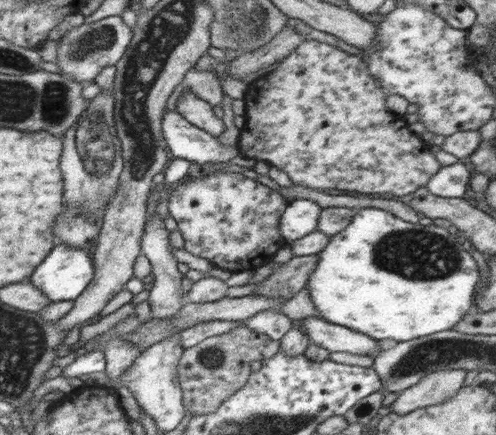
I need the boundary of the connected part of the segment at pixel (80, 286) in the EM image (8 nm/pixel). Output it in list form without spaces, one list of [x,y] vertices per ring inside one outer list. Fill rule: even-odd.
[[[58,244],[46,256],[46,260],[34,270],[30,282],[50,300],[50,303],[54,303],[64,300],[75,301],[92,281],[92,277],[94,277],[93,251],[74,248],[68,244]]]

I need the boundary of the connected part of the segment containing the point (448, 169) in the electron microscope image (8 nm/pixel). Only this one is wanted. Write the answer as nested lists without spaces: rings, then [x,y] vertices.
[[[464,164],[441,167],[430,180],[426,182],[428,190],[442,198],[460,198],[466,194],[466,184],[469,184],[470,172]]]

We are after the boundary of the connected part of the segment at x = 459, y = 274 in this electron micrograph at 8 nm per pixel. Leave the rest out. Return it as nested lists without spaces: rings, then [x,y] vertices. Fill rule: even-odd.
[[[373,207],[357,209],[357,213],[353,216],[350,224],[341,232],[338,232],[338,234],[332,236],[328,245],[319,252],[320,259],[318,259],[318,263],[316,263],[316,267],[310,273],[308,283],[306,283],[308,294],[310,294],[312,302],[314,302],[317,312],[320,312],[320,316],[325,321],[360,332],[380,342],[386,339],[394,340],[394,342],[406,342],[415,338],[433,335],[440,331],[450,330],[456,323],[462,320],[466,313],[472,312],[477,284],[480,281],[480,271],[478,271],[477,262],[462,247],[462,243],[462,236],[450,234],[447,226],[422,226],[420,223],[410,224],[410,222],[404,222],[404,220],[397,218],[386,210]]]

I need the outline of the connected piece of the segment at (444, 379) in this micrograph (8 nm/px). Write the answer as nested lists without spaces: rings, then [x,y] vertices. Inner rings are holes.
[[[440,370],[432,372],[418,382],[398,393],[390,405],[392,412],[404,416],[417,408],[424,408],[442,403],[456,395],[462,388],[466,371]]]

